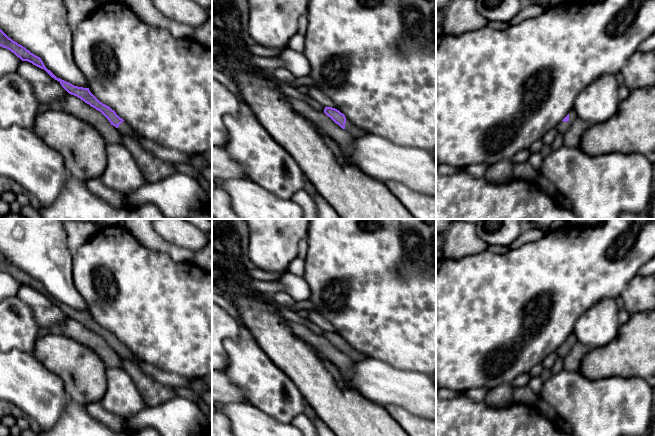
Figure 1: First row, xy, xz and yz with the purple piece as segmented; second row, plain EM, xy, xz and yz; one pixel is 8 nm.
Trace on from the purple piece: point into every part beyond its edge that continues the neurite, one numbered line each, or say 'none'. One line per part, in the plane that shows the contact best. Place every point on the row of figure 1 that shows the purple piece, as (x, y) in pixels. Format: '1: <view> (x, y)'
1: yz (562, 127)

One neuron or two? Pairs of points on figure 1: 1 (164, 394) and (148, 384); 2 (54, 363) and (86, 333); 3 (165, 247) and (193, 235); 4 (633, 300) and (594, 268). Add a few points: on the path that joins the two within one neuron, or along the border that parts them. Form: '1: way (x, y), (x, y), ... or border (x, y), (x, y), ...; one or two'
1: way (160, 393), (157, 393), (152, 388); one
2: border (55, 332), (72, 338), (89, 347), (97, 354); two
3: border (154, 229), (165, 240), (187, 248), (192, 252); two
4: border (637, 273), (619, 295); two

